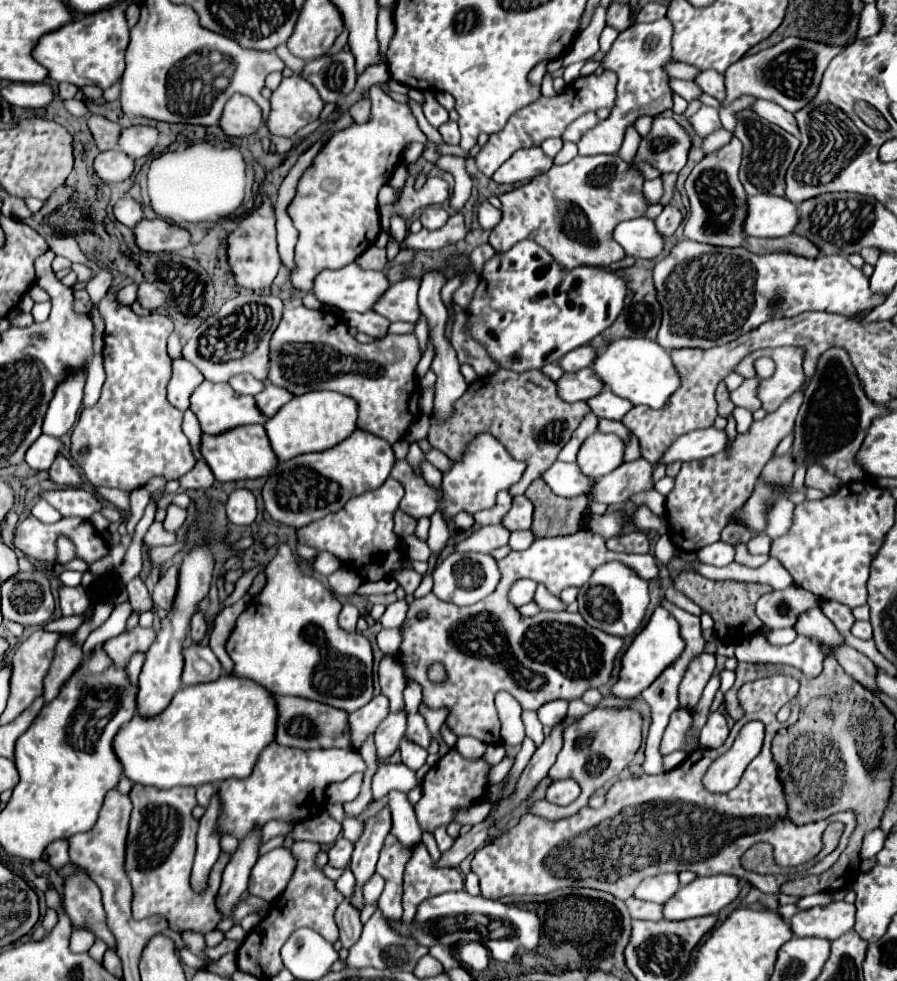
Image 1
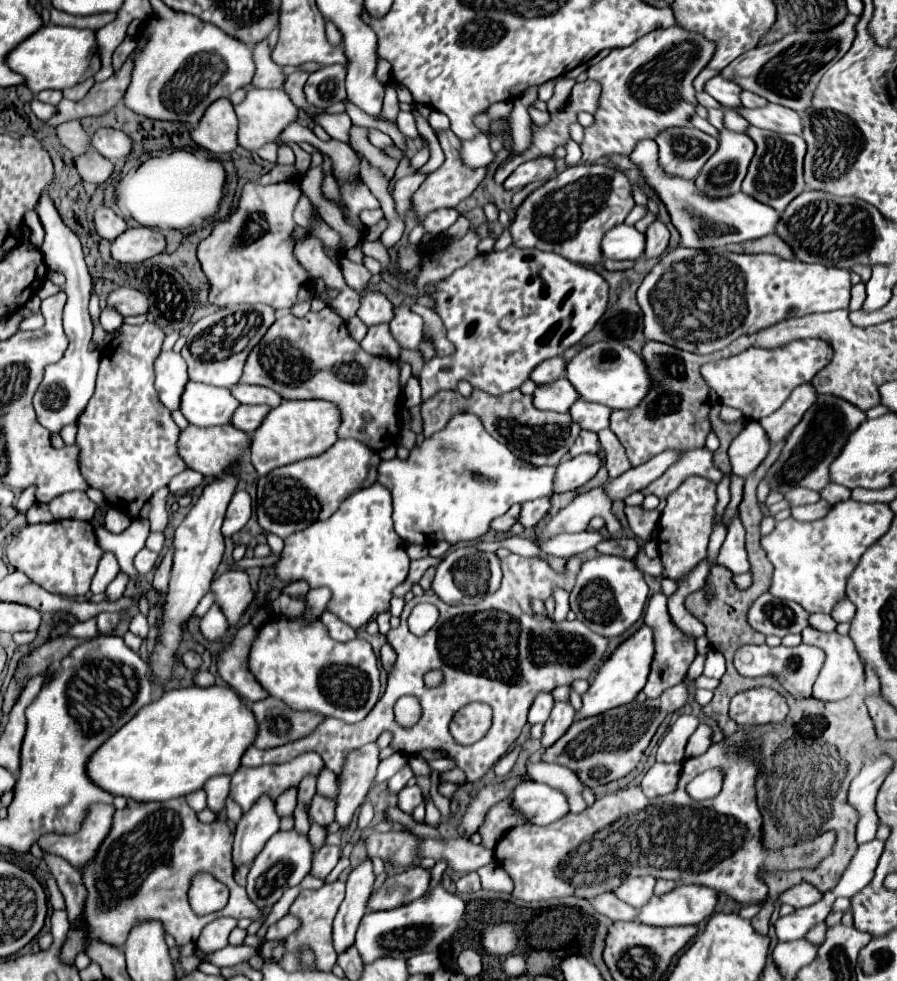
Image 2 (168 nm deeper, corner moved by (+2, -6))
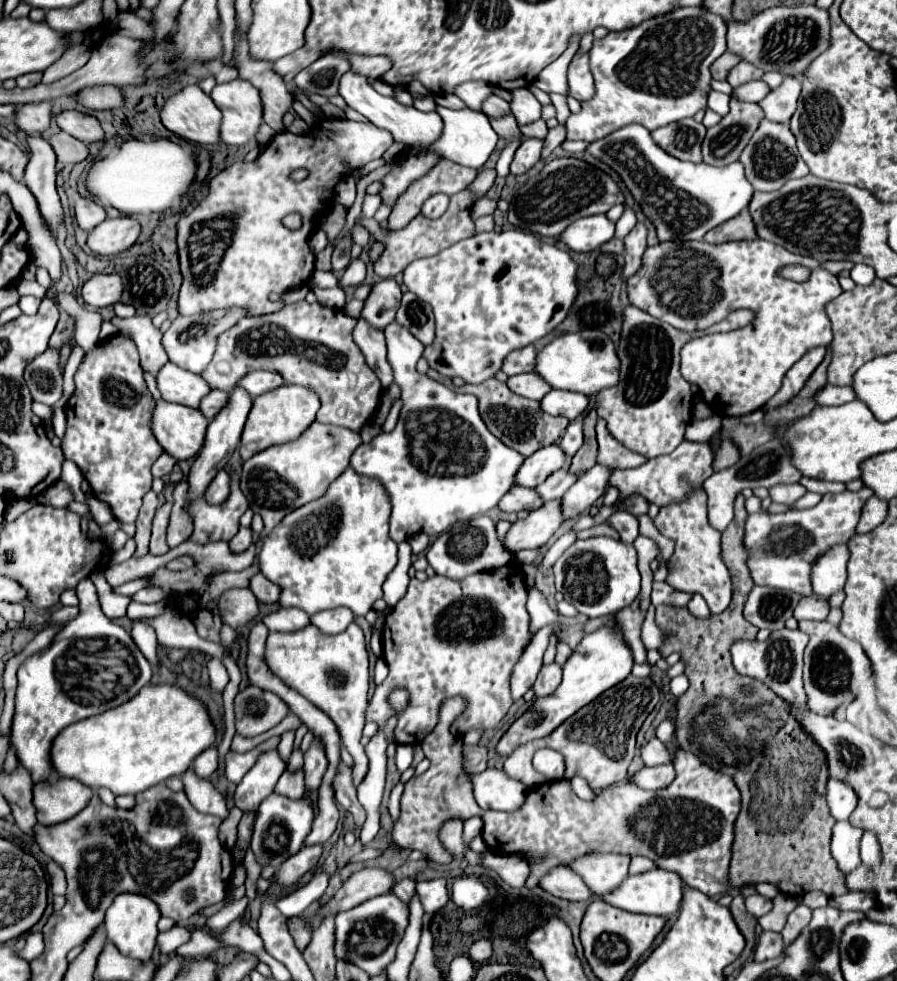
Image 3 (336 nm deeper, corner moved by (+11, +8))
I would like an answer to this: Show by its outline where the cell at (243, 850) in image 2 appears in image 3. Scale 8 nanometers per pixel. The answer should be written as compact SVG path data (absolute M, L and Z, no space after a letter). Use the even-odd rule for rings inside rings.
M273 750L271 754L263 754L249 770L249 774L243 776L243 780L237 784L237 790L233 794L235 806L241 812L257 814L259 804L275 790L275 784L285 768L287 766L279 758L277 750Z

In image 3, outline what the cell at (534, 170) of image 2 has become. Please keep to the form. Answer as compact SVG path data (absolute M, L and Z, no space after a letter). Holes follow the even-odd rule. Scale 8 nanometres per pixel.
M525 138L511 162L511 174L525 174L529 168L533 168L541 158L541 148L543 148L543 140Z

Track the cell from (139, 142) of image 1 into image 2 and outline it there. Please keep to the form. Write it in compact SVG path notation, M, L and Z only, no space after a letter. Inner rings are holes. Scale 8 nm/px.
M98 128L92 136L92 148L104 158L126 158L132 152L132 140L114 128Z

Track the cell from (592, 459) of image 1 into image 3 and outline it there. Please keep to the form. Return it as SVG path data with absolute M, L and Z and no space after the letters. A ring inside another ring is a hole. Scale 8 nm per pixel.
M559 444L543 446L539 452L531 454L527 462L523 462L519 470L519 478L515 478L515 484L535 488L541 482L545 482L547 476L551 476L553 472L565 468L565 462L567 462L567 454Z

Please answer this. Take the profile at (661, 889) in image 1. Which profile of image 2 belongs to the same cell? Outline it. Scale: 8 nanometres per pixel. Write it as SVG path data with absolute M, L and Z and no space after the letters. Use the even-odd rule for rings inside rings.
M628 876L628 880L624 880L624 884L620 884L620 888L616 888L614 894L634 908L642 908L654 894L654 884L656 878L652 876Z

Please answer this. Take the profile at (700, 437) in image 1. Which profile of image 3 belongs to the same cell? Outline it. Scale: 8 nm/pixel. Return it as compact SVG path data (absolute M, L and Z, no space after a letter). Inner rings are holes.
M597 464L587 470L563 496L563 516L565 520L579 516L585 508L591 508L599 496L603 496L609 486L611 468L605 464Z

